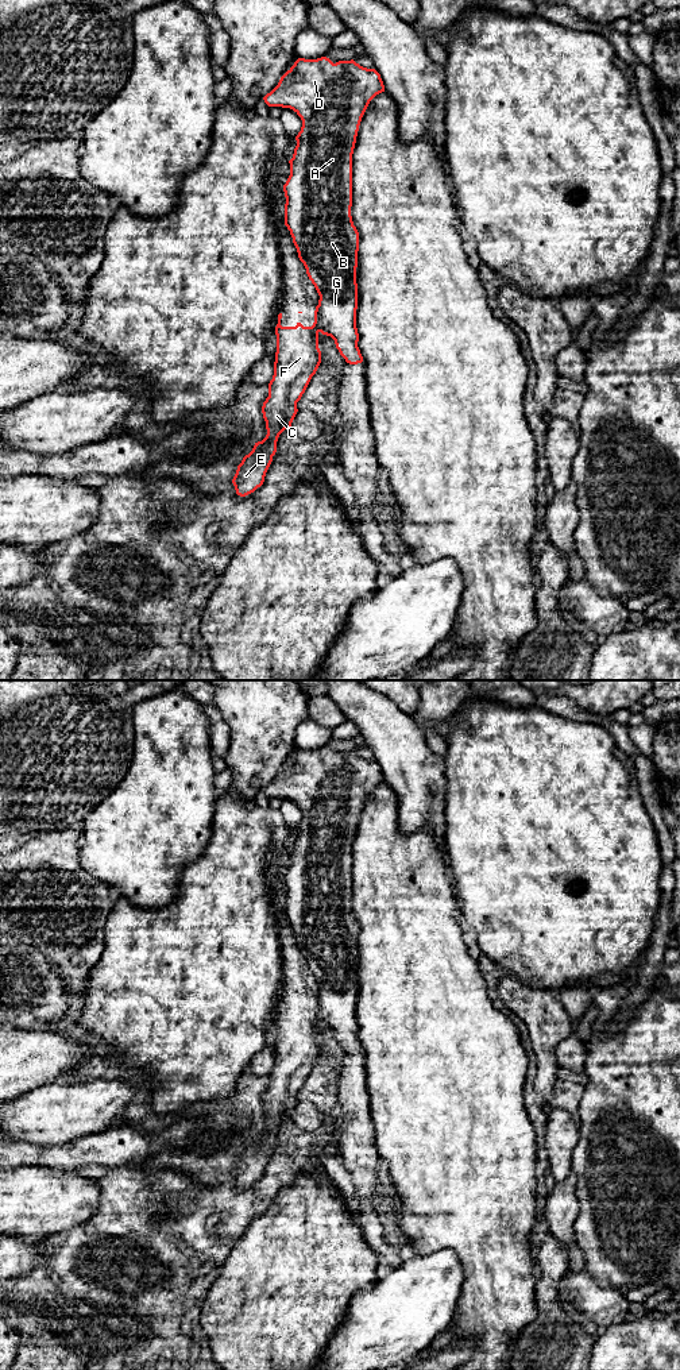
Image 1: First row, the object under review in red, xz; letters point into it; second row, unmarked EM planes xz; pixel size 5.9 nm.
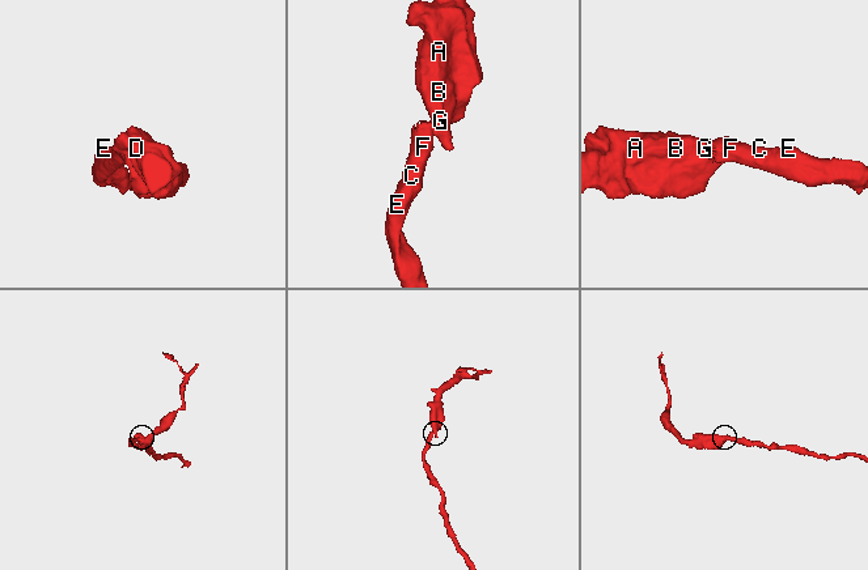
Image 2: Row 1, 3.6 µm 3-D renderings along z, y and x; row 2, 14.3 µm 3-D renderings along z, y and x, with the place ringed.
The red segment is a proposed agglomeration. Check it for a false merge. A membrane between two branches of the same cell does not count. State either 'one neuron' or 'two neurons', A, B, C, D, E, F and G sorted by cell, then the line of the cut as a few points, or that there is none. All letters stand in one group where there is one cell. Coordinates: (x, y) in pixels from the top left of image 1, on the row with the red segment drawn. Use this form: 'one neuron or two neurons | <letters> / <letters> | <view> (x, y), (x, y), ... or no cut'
two neurons | A B D G / C E F | xz (317, 305), (317, 325), (320, 331)

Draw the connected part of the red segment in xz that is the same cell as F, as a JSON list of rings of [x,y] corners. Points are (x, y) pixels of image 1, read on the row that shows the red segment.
[[[318,306],[312,327],[304,327],[301,323],[295,327],[282,327],[281,319],[282,313],[278,314],[275,327],[274,375],[268,383],[268,397],[262,406],[267,435],[255,443],[252,451],[237,466],[232,483],[240,497],[254,493],[263,485],[277,452],[278,437],[285,429],[291,428],[298,412],[297,402],[321,363]]]

